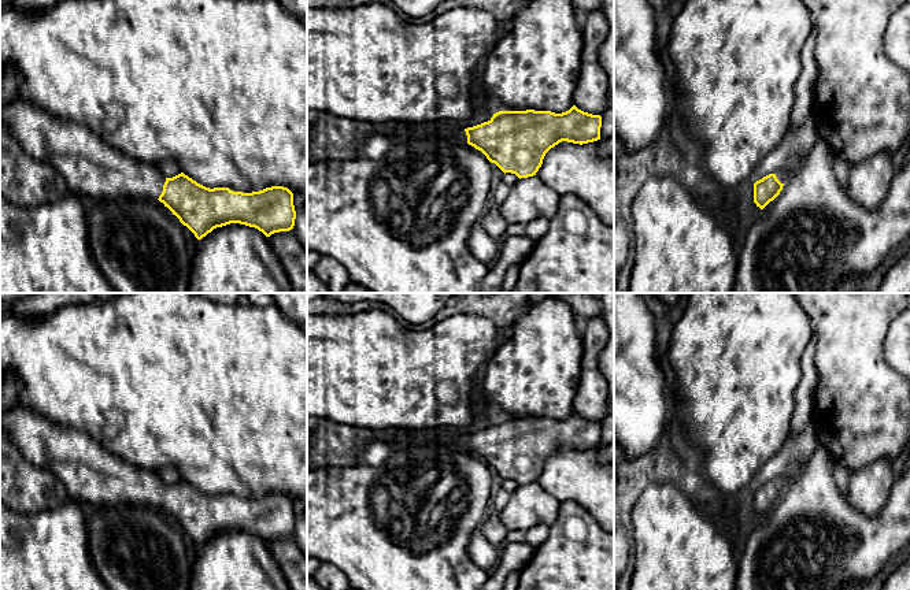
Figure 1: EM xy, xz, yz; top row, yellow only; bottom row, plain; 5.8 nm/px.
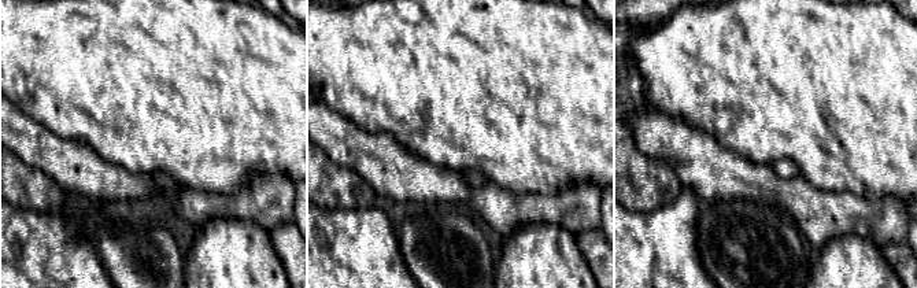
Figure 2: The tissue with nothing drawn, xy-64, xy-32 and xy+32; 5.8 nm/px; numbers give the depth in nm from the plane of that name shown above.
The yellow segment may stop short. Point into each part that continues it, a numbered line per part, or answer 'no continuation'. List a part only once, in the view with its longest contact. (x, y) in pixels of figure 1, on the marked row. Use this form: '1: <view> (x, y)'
1: xy (91, 167)

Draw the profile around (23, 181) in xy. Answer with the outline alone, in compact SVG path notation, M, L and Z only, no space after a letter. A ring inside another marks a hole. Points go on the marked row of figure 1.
M0 123L0 196L29 208L59 201L70 192L52 164L30 157Z

